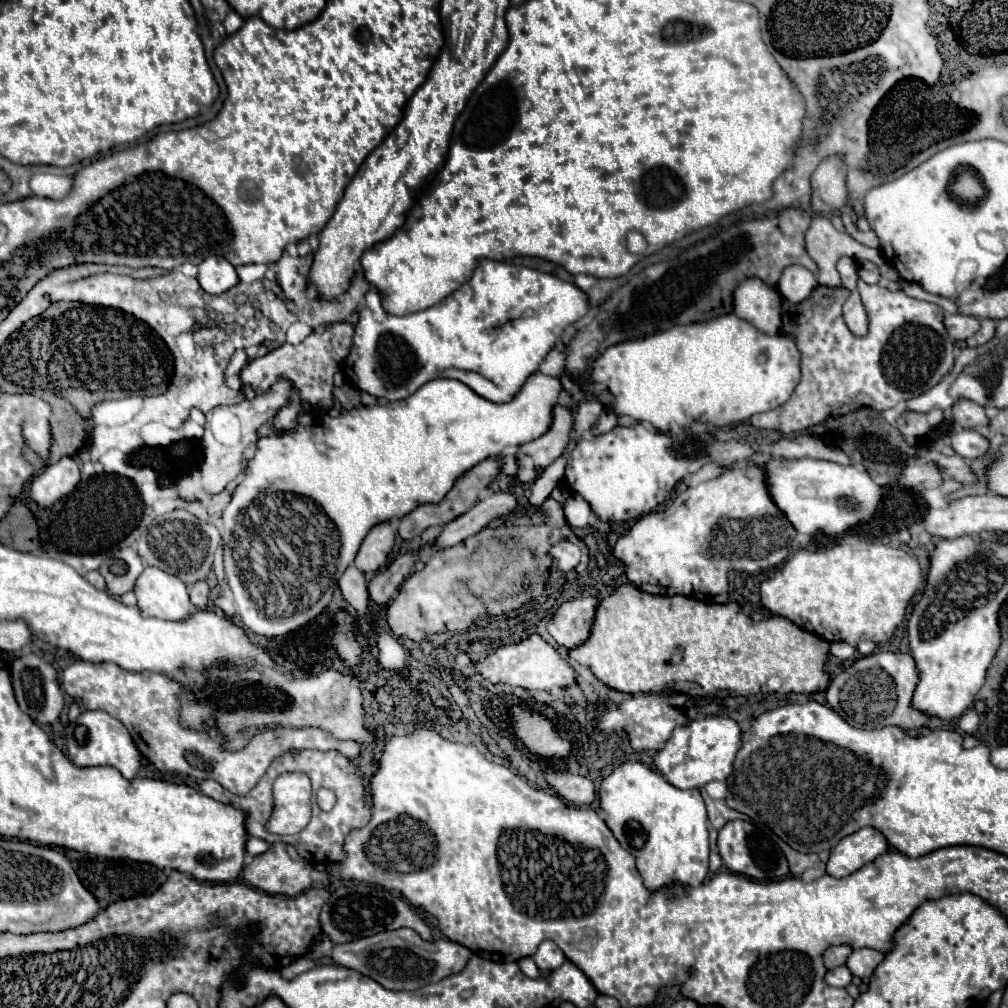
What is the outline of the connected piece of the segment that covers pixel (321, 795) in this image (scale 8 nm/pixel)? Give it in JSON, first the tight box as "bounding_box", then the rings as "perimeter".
{"bounding_box":[317,790,335,812],"perimeter":[[[319,790],[319,792],[317,792],[317,804],[319,804],[321,810],[327,812],[327,810],[333,808],[333,804],[335,804],[335,796],[331,796],[329,790]]]}

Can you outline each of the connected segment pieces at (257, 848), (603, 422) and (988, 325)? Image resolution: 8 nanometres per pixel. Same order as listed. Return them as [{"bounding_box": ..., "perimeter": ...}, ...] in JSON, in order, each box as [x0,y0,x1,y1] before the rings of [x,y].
[{"bounding_box":[245,838,269,860],"perimeter":[[[247,838],[247,844],[245,844],[247,860],[255,858],[257,854],[263,854],[267,848],[269,848],[269,844],[267,844],[265,840],[259,840],[259,838]]]},{"bounding_box":[595,410,617,432],"perimeter":[[[603,410],[603,414],[599,416],[599,422],[597,422],[597,426],[595,426],[595,430],[597,432],[609,432],[609,430],[613,430],[615,428],[615,424],[617,424],[617,416],[613,414],[613,412],[609,412],[609,410]]]},{"bounding_box":[973,320,995,346],"perimeter":[[[981,320],[981,330],[973,336],[975,346],[981,346],[981,344],[985,344],[987,340],[991,340],[993,334],[995,334],[995,322],[993,322],[993,320]]]}]

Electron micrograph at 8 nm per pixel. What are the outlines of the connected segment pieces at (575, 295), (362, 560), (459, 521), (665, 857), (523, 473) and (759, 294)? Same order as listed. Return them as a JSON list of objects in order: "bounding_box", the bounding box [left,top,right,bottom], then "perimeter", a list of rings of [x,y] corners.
[{"bounding_box":[343,260,589,402],"perimeter":[[[481,260],[469,282],[443,302],[409,316],[393,316],[383,308],[383,292],[371,288],[359,310],[353,346],[343,372],[359,388],[375,398],[401,400],[433,378],[455,378],[491,402],[509,402],[517,396],[525,380],[539,370],[545,356],[561,342],[567,326],[589,312],[589,298],[575,284],[553,274],[527,266],[513,266],[495,260]]]},{"bounding_box":[355,522,395,574],"perimeter":[[[389,522],[377,524],[363,540],[359,554],[355,556],[355,566],[365,574],[375,574],[387,562],[393,544],[395,544],[395,532],[391,530]]]},{"bounding_box":[437,492,517,548],"perimeter":[[[489,492],[469,512],[449,522],[437,538],[437,548],[461,544],[465,538],[483,530],[491,520],[503,518],[517,508],[517,498],[509,492]]]},{"bounding_box":[599,760,709,890],"perimeter":[[[637,760],[619,764],[599,786],[599,806],[605,812],[605,822],[619,844],[637,858],[637,868],[649,890],[657,890],[669,882],[699,886],[709,872],[709,830],[707,810],[699,790],[679,790],[669,784],[659,772],[647,768]]]},{"bounding_box":[517,406,573,484],"perimeter":[[[555,406],[553,410],[553,424],[551,428],[539,436],[537,440],[531,440],[519,448],[519,472],[517,478],[523,484],[535,482],[539,472],[553,464],[563,452],[567,450],[571,442],[573,432],[573,414],[571,410],[563,406]]]},{"bounding_box":[733,280,781,334],"perimeter":[[[743,280],[739,288],[735,288],[733,296],[733,314],[751,322],[761,332],[775,334],[781,324],[781,296],[763,280]]]}]

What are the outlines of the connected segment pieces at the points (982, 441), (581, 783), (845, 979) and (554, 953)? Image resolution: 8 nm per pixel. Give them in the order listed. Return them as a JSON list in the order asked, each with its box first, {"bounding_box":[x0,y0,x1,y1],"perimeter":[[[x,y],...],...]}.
[{"bounding_box":[949,428,989,460],"perimeter":[[[961,428],[961,430],[953,430],[949,436],[951,436],[951,446],[953,446],[953,450],[955,450],[959,456],[967,458],[967,460],[981,458],[981,456],[985,456],[987,450],[989,450],[989,440],[987,440],[985,436],[981,436],[979,432],[975,432],[975,430],[965,430],[965,428]]]},{"bounding_box":[545,770,595,806],"perimeter":[[[545,770],[545,780],[575,806],[587,806],[595,800],[595,784],[585,776],[575,776],[567,770]]]},{"bounding_box":[825,966,853,988],"perimeter":[[[839,966],[839,968],[835,968],[835,970],[829,970],[827,976],[825,976],[825,980],[827,980],[827,984],[831,984],[831,986],[847,988],[847,986],[851,984],[851,980],[853,980],[853,974],[849,972],[847,966]]]},{"bounding_box":[533,940,565,972],"perimeter":[[[545,940],[545,942],[541,942],[541,946],[537,948],[533,960],[535,960],[535,964],[539,966],[539,970],[551,972],[551,970],[559,968],[559,966],[565,962],[565,956],[563,956],[561,948],[559,948],[555,942]]]}]

